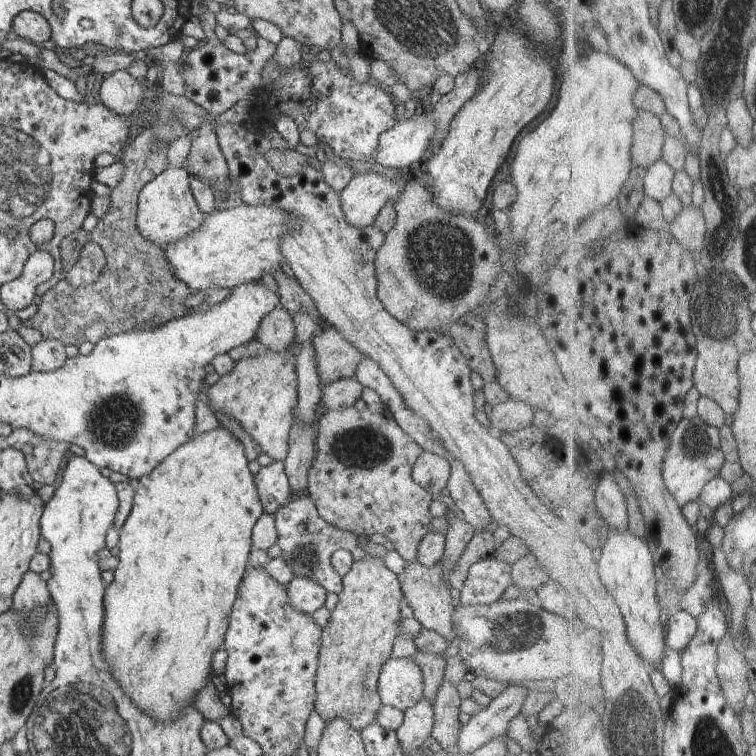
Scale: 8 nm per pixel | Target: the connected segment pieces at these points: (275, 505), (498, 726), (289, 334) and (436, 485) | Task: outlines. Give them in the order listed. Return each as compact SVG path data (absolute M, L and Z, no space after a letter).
M274 461L268 466L260 467L258 473L253 476L253 481L264 513L272 515L288 502L292 490L283 461Z
M507 684L504 691L491 699L490 704L462 726L458 737L457 754L470 754L488 741L506 734L510 721L520 713L528 689Z
M279 304L260 321L255 336L272 352L288 350L295 341L295 322L292 313Z
M426 452L413 464L411 477L416 484L424 487L431 495L444 493L451 475L451 464L446 456Z

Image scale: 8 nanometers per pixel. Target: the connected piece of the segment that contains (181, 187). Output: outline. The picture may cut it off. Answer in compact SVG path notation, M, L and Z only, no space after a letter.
M168 167L157 174L137 196L137 227L147 241L164 248L197 231L206 214L200 210L191 191L192 176L186 168Z

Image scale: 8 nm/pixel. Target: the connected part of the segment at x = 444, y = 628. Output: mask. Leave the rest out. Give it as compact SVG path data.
M442 559L429 567L423 566L420 562L407 563L405 570L399 575L401 588L403 590L404 604L412 608L413 617L423 626L424 629L437 632L450 644L456 634L451 623L452 613L455 602L450 597L450 586L447 585L445 578L442 578L440 568Z

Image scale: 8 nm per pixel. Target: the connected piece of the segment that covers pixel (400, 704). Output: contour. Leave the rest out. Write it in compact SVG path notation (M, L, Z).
M412 657L394 658L382 665L378 694L384 705L405 711L423 698L423 674Z

